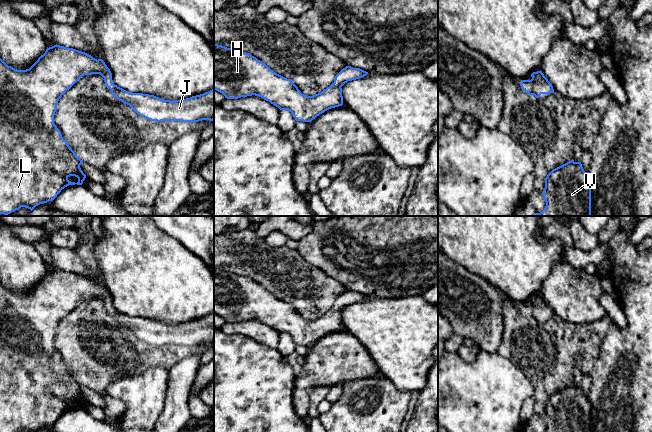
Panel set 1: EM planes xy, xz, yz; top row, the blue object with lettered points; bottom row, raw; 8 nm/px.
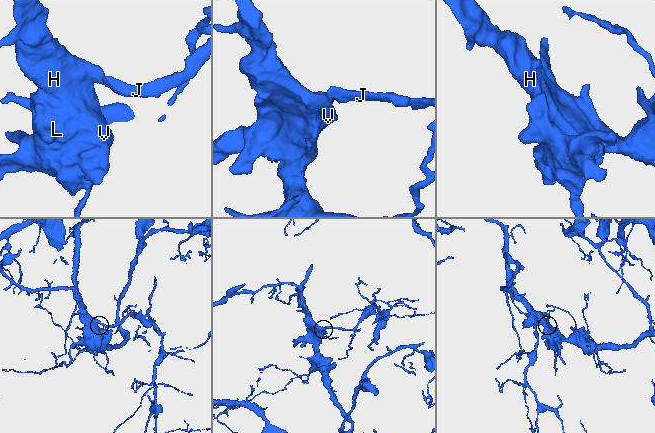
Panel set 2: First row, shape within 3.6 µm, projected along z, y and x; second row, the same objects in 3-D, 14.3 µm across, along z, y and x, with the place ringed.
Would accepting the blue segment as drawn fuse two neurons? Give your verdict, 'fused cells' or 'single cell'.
single cell

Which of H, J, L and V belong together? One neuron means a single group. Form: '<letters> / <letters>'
H J L V

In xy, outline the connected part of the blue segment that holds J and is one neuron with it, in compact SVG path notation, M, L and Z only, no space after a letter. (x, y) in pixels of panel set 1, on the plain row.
M60 269L47 271L45 277L26 294L17 294L8 290L0 282L0 432L35 432L40 428L53 425L62 413L69 409L82 409L86 399L80 392L83 385L63 363L54 348L54 338L62 319L83 299L100 298L112 319L129 329L140 340L151 345L199 346L214 344L214 312L200 319L175 325L161 323L154 319L132 317L114 308L112 297L102 283Z

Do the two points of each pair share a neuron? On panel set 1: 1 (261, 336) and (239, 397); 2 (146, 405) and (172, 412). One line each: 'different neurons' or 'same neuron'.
1: different neurons
2: different neurons

